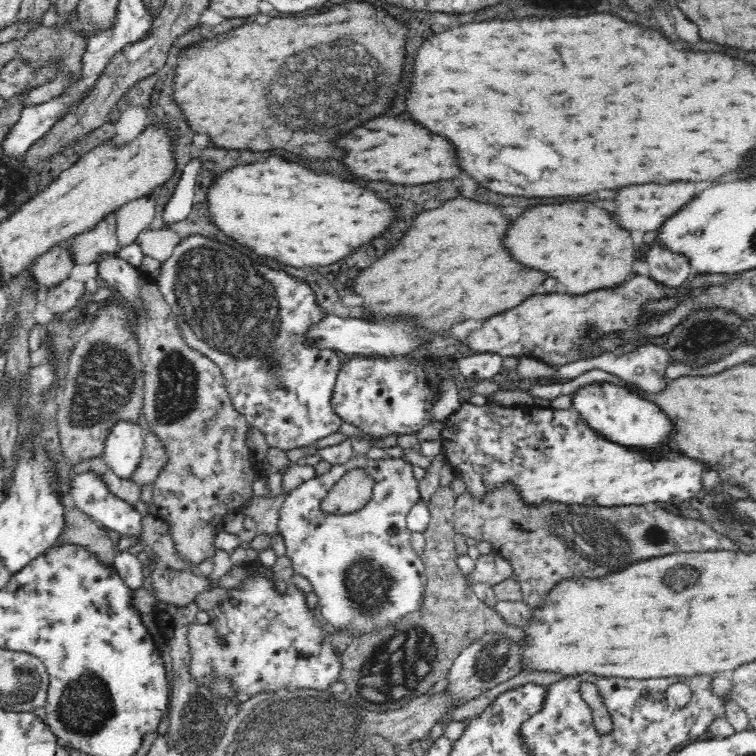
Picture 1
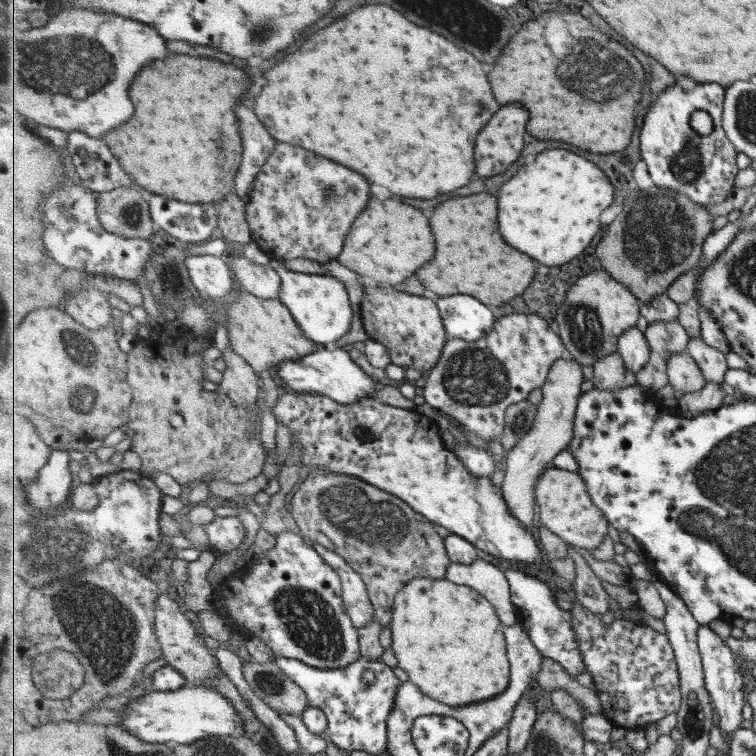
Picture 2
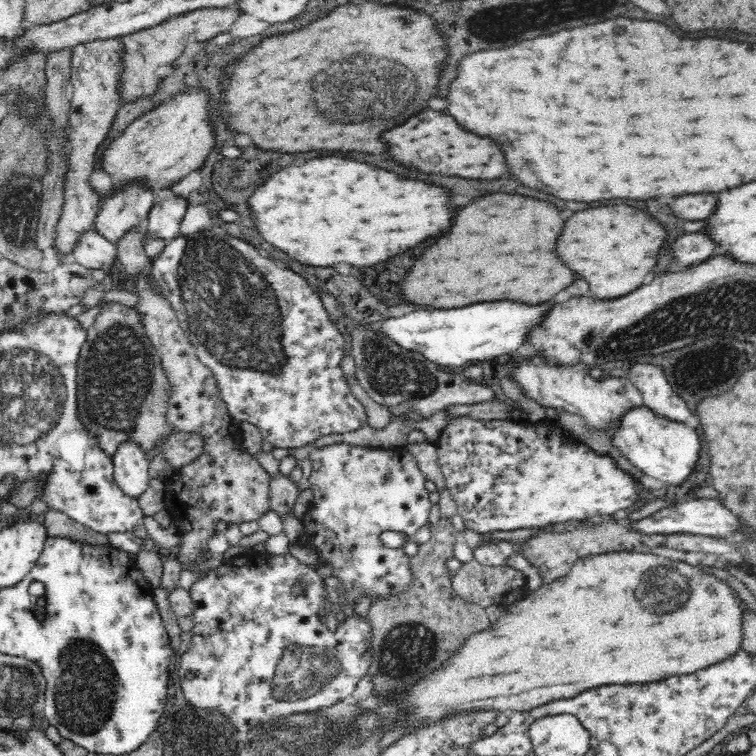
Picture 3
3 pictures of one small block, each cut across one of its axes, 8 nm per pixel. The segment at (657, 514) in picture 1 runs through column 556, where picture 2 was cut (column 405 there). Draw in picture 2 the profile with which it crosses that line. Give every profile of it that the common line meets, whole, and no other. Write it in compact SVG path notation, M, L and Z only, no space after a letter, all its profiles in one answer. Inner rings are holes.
M310 468L309 475L307 479L299 486L299 490L292 498L292 514L295 521L298 523L301 532L305 537L309 537L309 540L313 542L319 542L325 546L325 548L333 550L336 554L339 554L345 561L361 576L365 581L366 587L368 588L370 599L372 600L373 606L375 607L376 618L385 628L393 620L394 614L394 600L399 591L406 586L410 580L421 579L423 577L428 579L445 579L447 575L447 570L452 564L449 552L446 549L446 543L439 532L435 530L435 524L427 520L426 516L419 514L411 506L403 501L402 498L394 496L393 494L383 491L381 488L377 488L374 484L369 484L367 481L357 477L351 476L349 474L339 474L338 472L327 472L323 468Z

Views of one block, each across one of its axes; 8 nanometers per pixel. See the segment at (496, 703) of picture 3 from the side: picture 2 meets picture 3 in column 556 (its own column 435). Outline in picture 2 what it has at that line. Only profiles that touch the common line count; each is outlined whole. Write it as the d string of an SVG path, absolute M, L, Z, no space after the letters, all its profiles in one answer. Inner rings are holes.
M413 579L398 592L394 600L394 614L393 620L389 626L391 633L393 633L393 650L395 651L398 666L406 672L409 680L413 681L419 688L423 688L423 692L427 692L427 696L435 696L435 700L442 701L443 704L448 704L454 707L465 707L473 702L481 702L481 700L493 699L494 696L501 695L505 692L511 682L510 675L510 657L507 658L507 644L506 644L506 626L499 618L498 609L487 600L478 590L467 585L457 584L447 579Z

